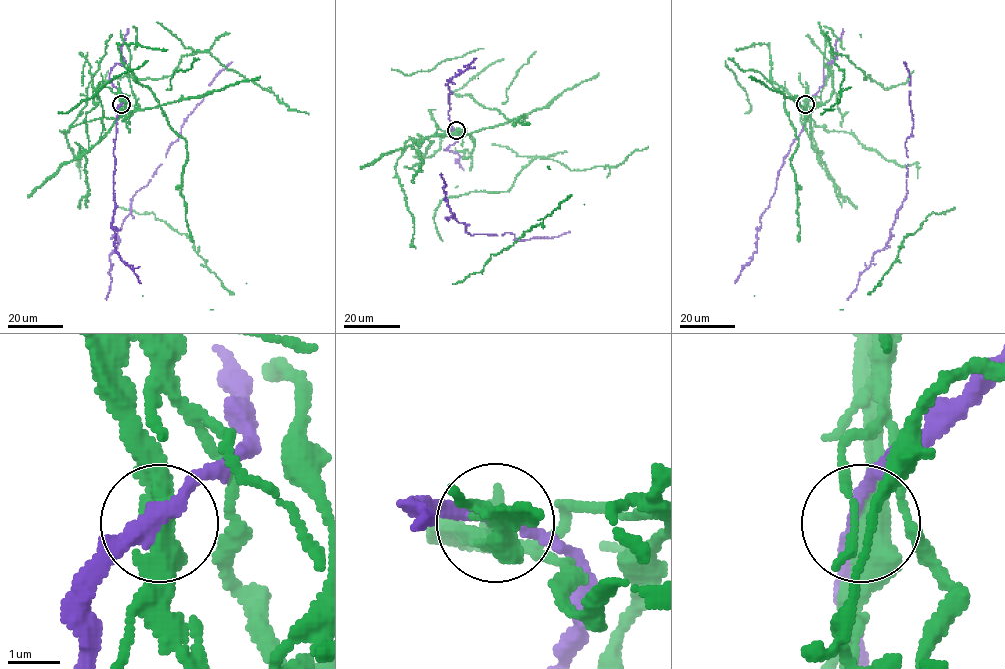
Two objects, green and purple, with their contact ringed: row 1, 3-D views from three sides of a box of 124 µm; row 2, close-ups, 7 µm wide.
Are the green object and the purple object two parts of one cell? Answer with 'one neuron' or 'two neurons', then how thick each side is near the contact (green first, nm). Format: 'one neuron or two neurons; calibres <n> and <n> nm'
two neurons; calibres 480 and 280 nm

